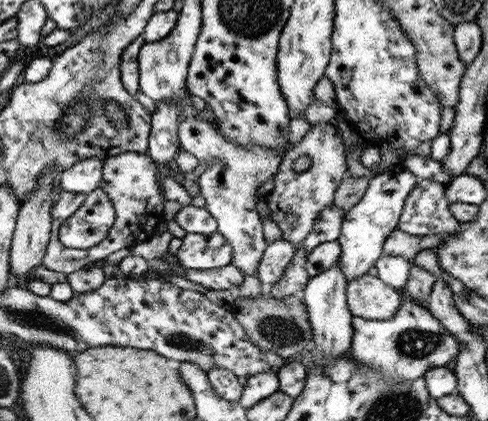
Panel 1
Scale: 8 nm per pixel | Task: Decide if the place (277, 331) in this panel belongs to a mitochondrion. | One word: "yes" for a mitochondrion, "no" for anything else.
yes

